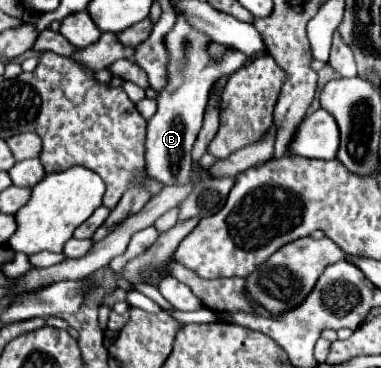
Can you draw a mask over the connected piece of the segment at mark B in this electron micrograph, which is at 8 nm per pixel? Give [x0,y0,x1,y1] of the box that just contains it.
[146,17,246,185]

